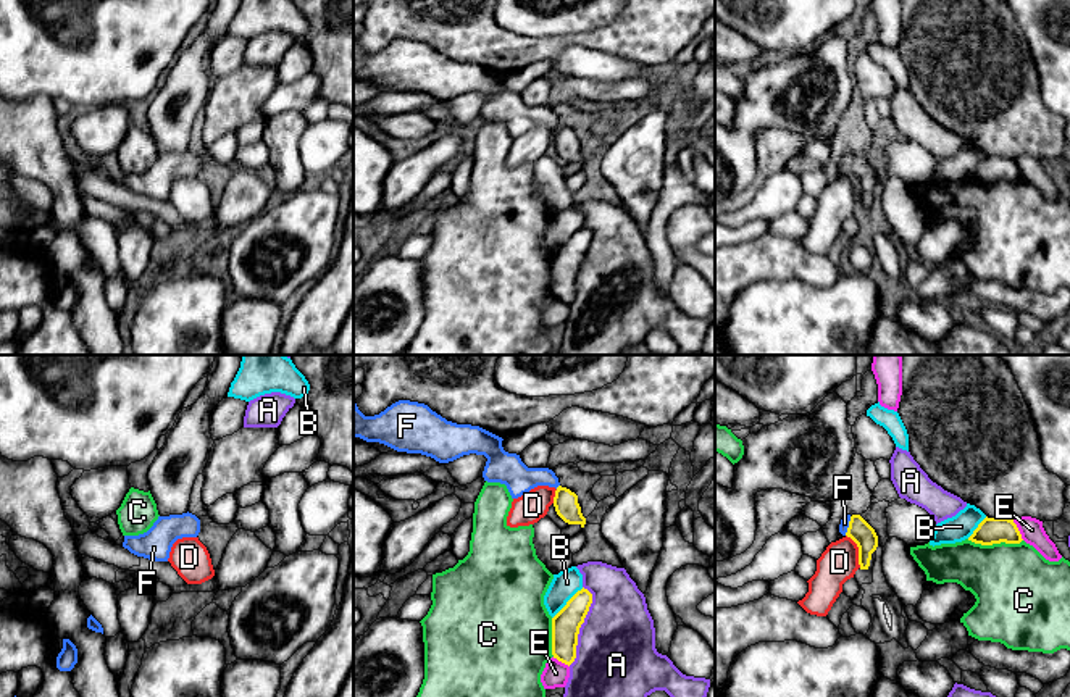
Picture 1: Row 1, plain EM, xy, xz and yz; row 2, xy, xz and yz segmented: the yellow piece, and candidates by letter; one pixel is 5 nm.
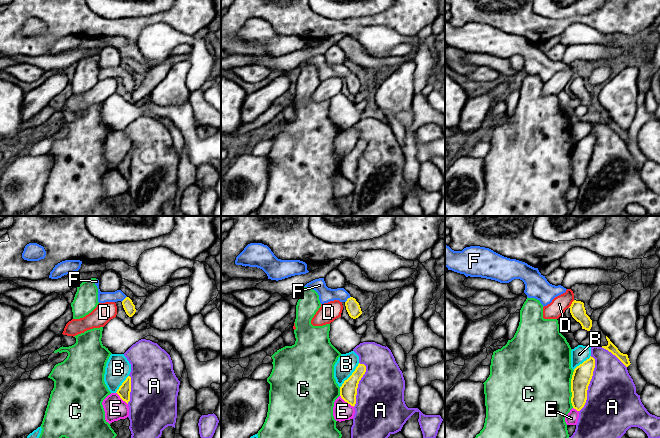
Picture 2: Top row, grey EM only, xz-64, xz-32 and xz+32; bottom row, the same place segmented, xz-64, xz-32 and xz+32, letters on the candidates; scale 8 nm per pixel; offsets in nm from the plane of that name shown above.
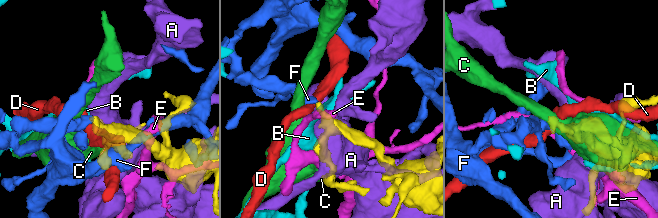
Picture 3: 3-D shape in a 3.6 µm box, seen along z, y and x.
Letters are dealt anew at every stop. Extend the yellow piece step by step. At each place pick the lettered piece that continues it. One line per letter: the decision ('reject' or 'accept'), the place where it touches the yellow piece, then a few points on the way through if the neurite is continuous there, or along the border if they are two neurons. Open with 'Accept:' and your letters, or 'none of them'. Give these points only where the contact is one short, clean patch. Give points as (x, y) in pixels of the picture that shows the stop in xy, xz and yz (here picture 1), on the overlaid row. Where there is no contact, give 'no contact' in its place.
Accept: F
A: reject; meets yellow in xz at (580, 626)
B: reject; meets yellow in xz at (567, 602)
C: reject; meets yellow in yz at (994, 542)
D: reject; meets yellow in yz at (859, 550); border along yz (846, 534), (857, 547), (857, 563), (861, 567)
E: reject; meets yellow in yz at (1017, 530)
F: accept; meets yellow in yz at (849, 526); runs through yz (865, 538), (849, 526), (844, 523)

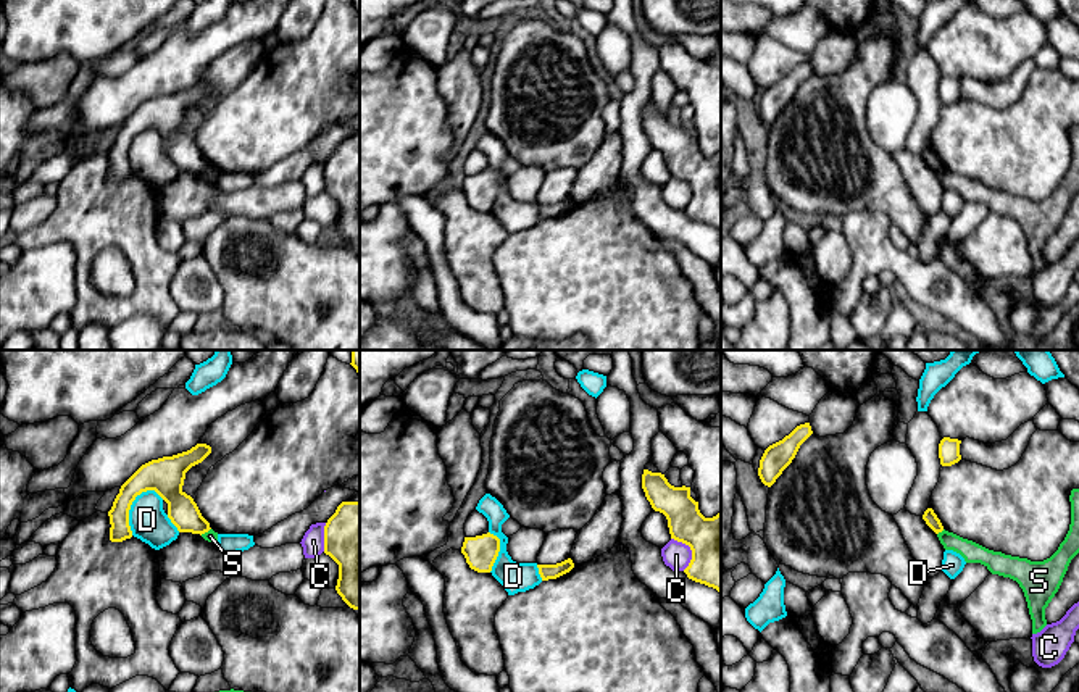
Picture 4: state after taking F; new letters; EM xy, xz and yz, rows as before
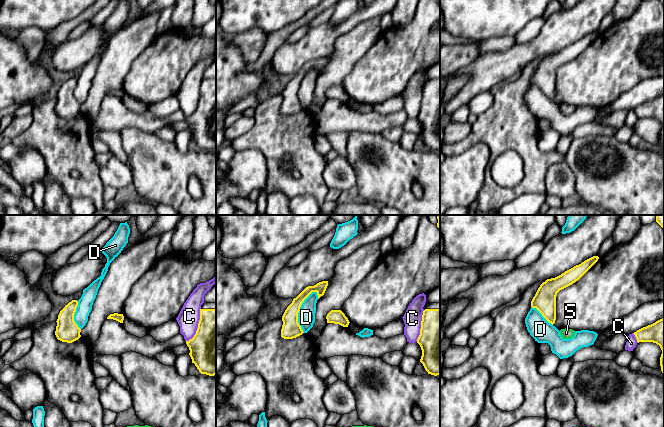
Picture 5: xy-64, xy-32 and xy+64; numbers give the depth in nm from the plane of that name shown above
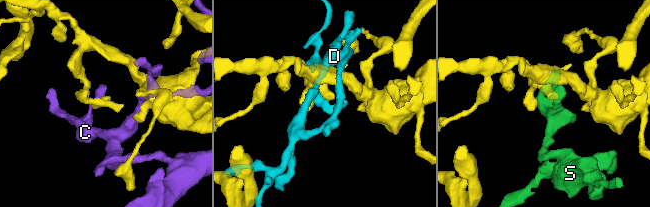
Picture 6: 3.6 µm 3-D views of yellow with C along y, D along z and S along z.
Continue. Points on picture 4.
Accept: none of them
C: reject; meets yellow in xz at (691, 549)
D: reject; meets yellow in xy at (129, 507)
S: reject; meets yellow in yz at (941, 531); border along yz (944, 529), (937, 534)

